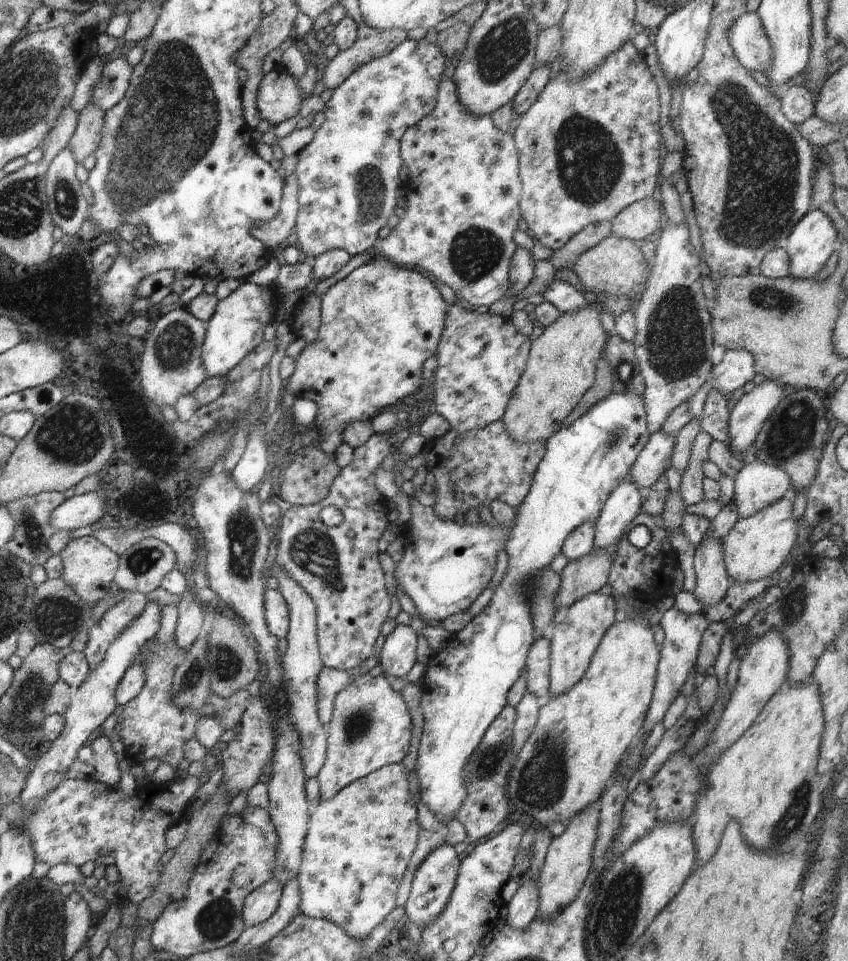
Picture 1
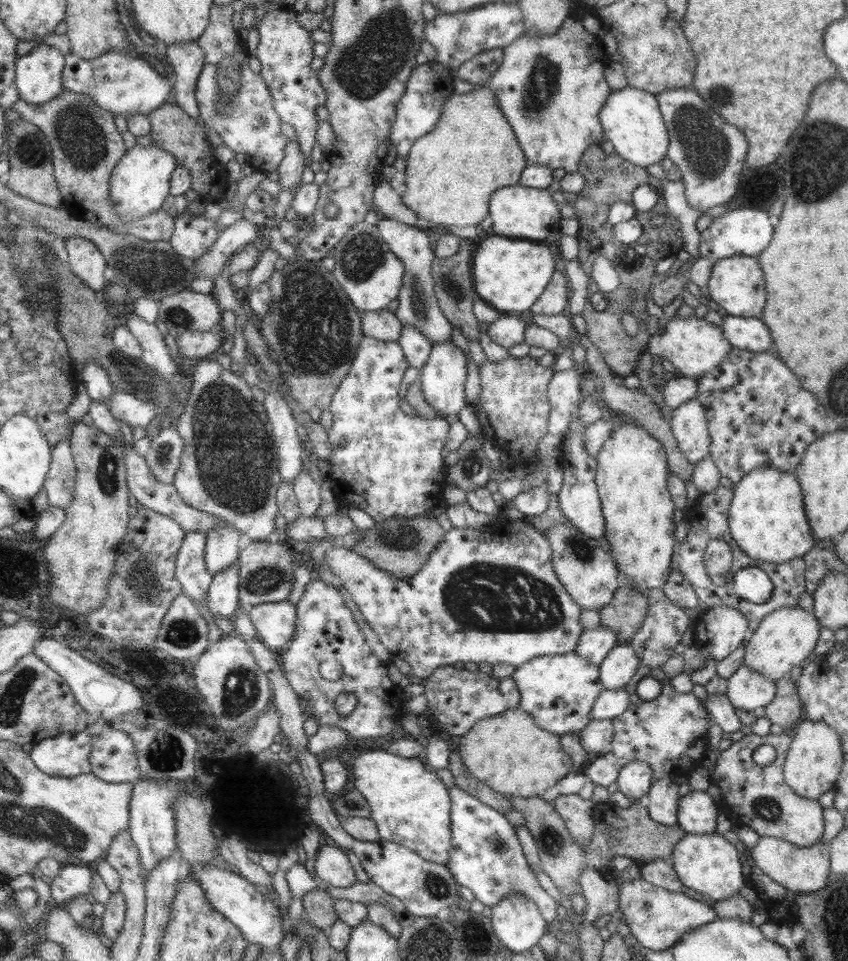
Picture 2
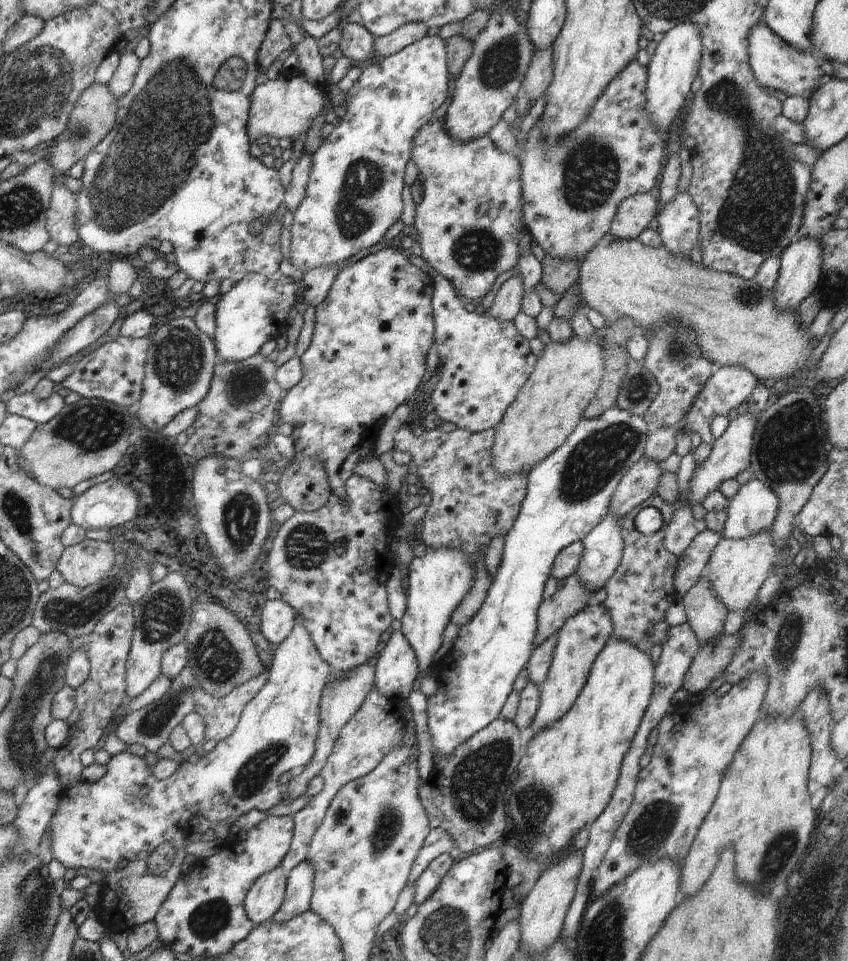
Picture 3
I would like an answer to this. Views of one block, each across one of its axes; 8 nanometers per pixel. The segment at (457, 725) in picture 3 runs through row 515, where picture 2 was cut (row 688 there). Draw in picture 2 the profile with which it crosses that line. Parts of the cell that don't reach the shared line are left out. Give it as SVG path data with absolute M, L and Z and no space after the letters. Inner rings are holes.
M576 652L564 655L540 656L515 668L512 675L518 691L520 691L519 708L530 713L533 721L539 728L552 732L554 735L577 734L590 722L590 708L594 706L596 698L605 691L604 684L600 681L599 666L595 666Z

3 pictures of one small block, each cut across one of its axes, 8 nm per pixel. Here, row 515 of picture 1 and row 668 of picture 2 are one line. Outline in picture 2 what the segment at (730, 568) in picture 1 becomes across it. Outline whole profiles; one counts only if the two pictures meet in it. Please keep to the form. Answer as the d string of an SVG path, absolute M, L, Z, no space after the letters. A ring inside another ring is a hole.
M798 604L789 608L778 608L770 612L756 631L748 635L744 666L750 666L754 672L762 673L774 682L788 677L792 668L799 666L816 649L821 628L817 617L800 608Z

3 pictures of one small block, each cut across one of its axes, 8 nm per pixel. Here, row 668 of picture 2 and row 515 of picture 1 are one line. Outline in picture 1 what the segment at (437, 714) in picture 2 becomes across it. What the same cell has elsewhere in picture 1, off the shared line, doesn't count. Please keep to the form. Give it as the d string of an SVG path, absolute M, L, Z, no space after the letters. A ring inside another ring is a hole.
M502 420L494 422L493 424L488 424L485 428L477 429L470 432L456 432L451 429L445 436L442 436L440 439L434 440L426 440L423 449L421 452L426 454L426 464L425 467L428 470L428 473L432 474L432 476L436 477L436 484L434 484L434 496L436 496L436 502L431 508L434 508L434 512L436 512L436 516L440 518L440 520L459 520L463 519L465 514L470 510L479 511L482 506L487 506L494 502L494 500L500 500L500 502L506 502L508 506L512 507L513 510L516 510L518 507L522 505L522 502L526 499L526 496L529 494L534 474L544 457L546 452L546 441L538 440L538 442L516 442L508 432L506 432L506 428L504 428L504 422Z

